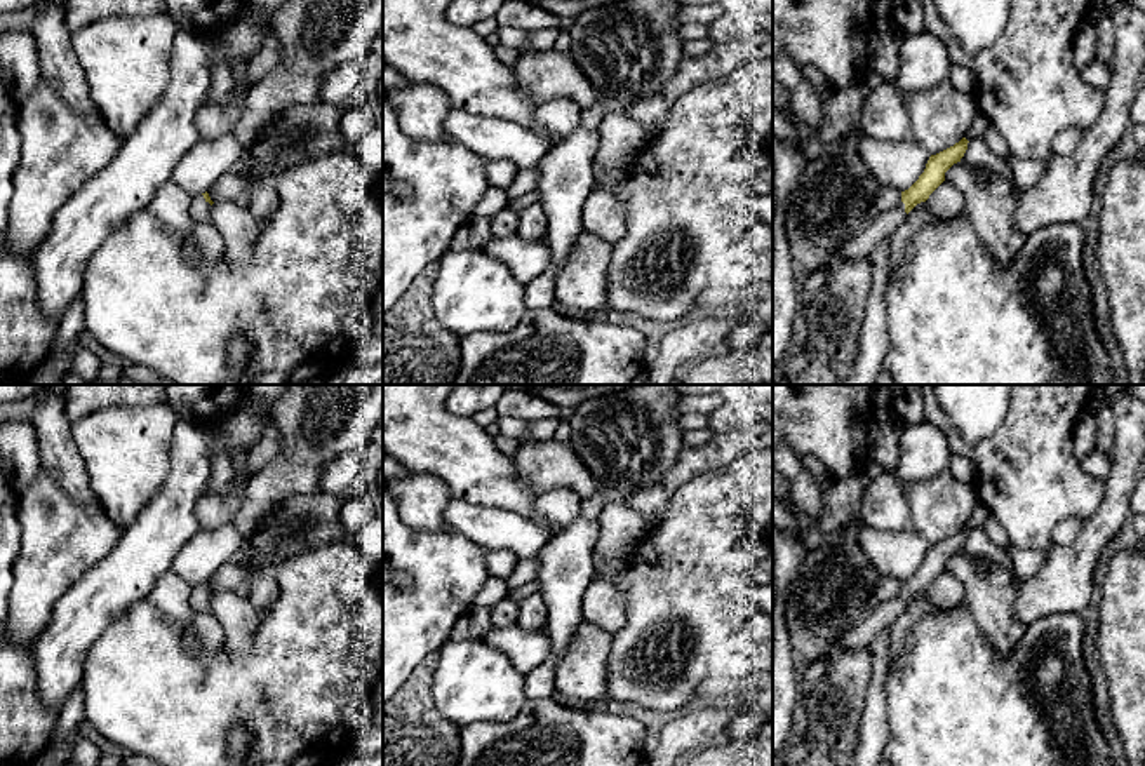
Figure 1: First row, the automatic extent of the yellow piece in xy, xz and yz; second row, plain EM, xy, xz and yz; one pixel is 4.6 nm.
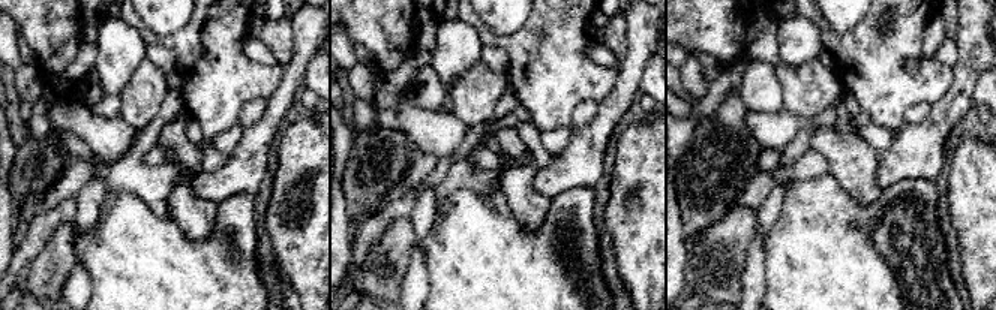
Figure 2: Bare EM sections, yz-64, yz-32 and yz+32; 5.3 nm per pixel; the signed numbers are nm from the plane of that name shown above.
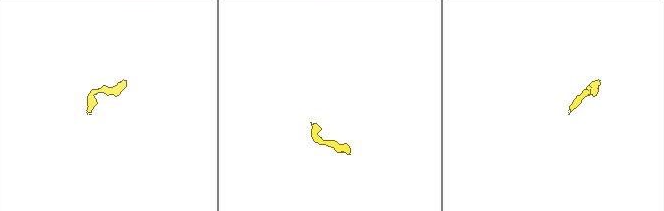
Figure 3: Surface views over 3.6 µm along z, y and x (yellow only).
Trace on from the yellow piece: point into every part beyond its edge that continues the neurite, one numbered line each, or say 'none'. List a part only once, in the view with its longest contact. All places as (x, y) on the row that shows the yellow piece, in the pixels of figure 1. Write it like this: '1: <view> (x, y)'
1: xy (200, 211)

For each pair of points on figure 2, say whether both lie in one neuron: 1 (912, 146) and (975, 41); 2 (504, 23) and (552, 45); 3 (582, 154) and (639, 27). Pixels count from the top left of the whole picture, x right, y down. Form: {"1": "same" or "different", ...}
{"1": "same", "2": "different", "3": "same"}

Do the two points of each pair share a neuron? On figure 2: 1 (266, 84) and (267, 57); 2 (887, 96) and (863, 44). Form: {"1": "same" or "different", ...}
{"1": "different", "2": "same"}

